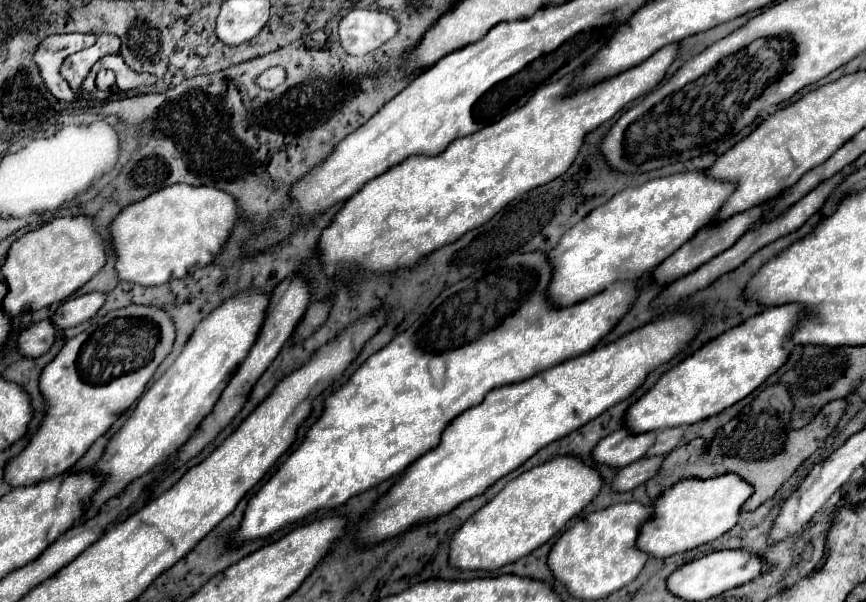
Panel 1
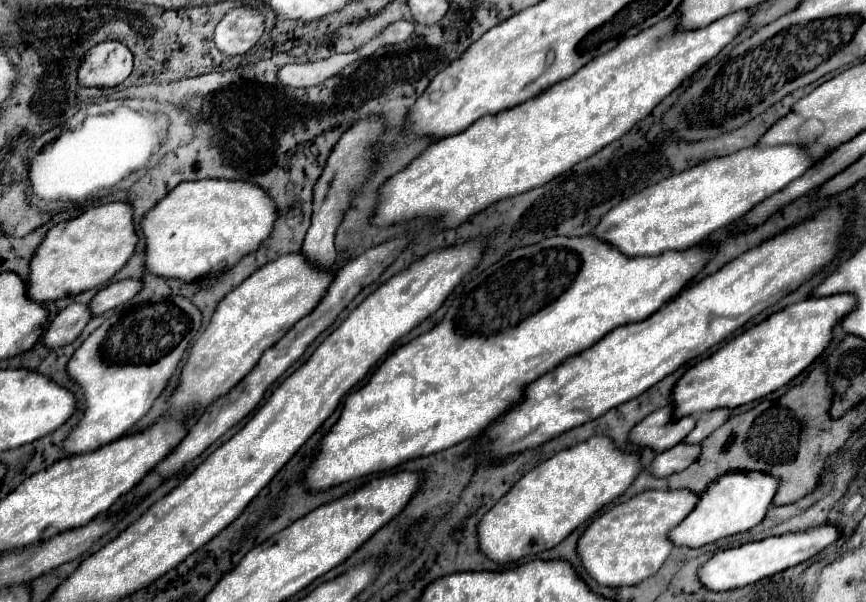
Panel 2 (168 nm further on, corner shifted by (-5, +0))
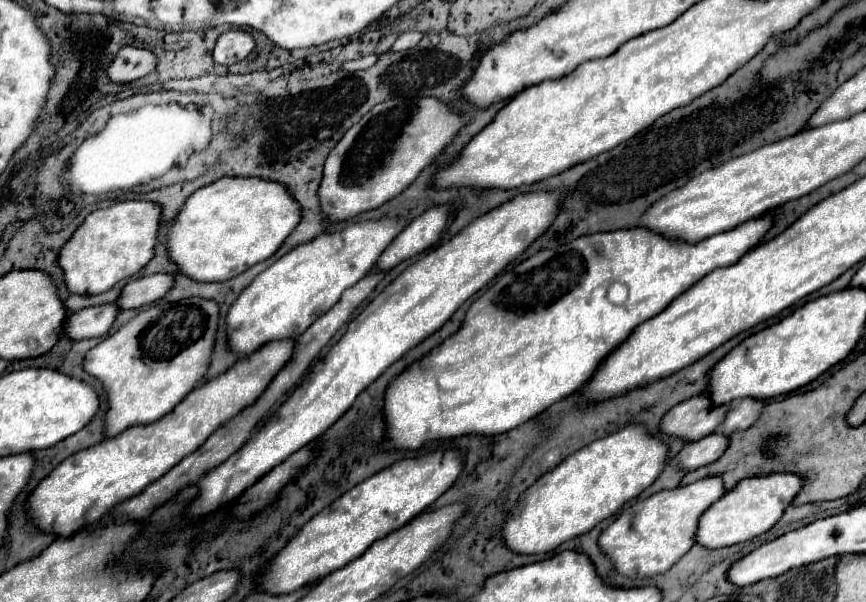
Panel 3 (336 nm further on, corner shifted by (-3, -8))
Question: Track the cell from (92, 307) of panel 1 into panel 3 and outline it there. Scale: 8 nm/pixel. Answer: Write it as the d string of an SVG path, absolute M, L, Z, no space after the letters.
M151 274L143 276L137 280L131 280L125 284L121 298L119 298L119 308L141 308L147 304L153 304L163 298L173 288L173 274Z

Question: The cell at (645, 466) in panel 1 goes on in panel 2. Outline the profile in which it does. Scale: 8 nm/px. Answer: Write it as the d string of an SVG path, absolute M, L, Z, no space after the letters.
M677 444L661 454L655 456L655 460L651 462L651 466L647 468L653 476L657 478L667 478L675 472L685 470L691 462L695 462L695 458L699 456L699 446L683 446Z

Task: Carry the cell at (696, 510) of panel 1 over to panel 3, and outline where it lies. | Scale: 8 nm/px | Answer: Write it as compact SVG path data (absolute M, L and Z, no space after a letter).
M791 472L745 478L703 514L703 518L699 520L699 544L707 548L725 548L747 542L767 532L783 516L785 508L791 506L801 488L801 476Z

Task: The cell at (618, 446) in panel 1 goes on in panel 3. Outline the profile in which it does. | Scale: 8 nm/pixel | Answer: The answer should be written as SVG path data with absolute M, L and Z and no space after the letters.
M707 392L677 404L673 410L669 410L669 414L665 414L661 430L669 436L677 436L687 442L695 442L703 436L713 434L725 420L731 404L725 406L711 404L713 402Z

